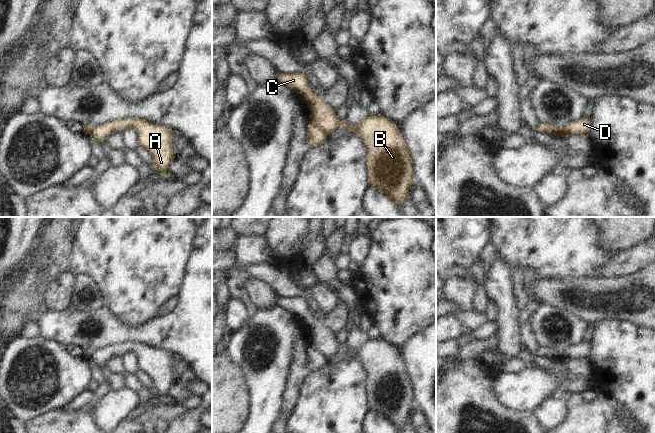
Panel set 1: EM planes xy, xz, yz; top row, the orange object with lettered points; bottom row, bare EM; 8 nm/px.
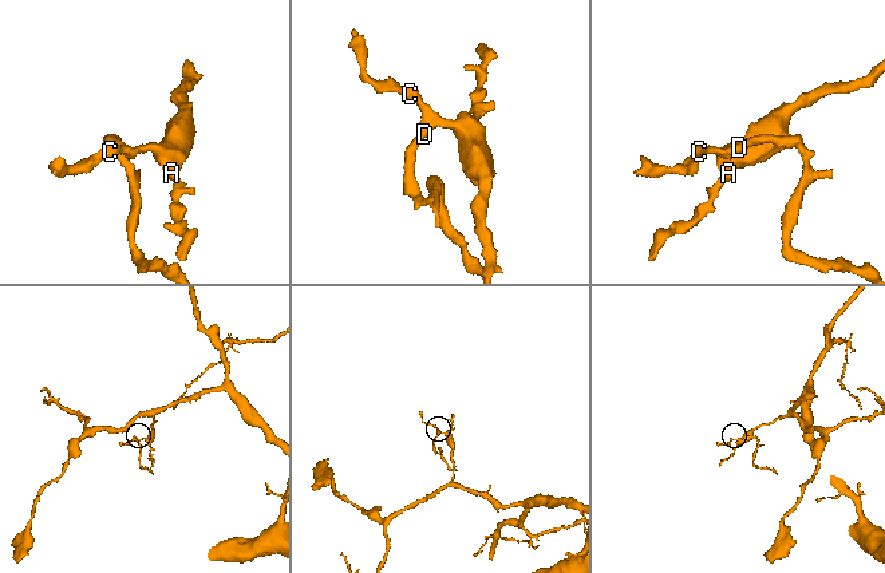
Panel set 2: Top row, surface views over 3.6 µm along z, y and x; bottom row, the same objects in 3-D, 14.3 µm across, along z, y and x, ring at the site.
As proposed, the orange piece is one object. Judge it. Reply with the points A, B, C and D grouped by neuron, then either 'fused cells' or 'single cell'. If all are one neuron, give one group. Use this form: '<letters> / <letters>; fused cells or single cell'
A B C / D; fused cells

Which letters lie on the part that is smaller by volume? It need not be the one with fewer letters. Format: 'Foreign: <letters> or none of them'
Foreign: D

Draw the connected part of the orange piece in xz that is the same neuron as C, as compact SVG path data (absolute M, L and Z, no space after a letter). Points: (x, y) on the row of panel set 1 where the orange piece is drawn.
M278 72L277 81L304 97L311 111L310 120L326 134L341 128L347 131L352 130L354 134L361 137L367 148L367 178L371 186L386 194L396 204L402 205L405 202L411 185L415 183L413 162L409 156L401 131L392 120L380 113L377 115L369 115L358 125L352 126L346 119L340 121L335 114L335 109L329 107L324 102L323 97L313 92L304 73Z

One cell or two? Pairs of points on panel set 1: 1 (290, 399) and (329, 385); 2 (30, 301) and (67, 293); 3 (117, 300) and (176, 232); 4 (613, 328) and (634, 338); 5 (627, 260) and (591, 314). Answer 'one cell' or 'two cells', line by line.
1: two cells
2: two cells
3: one cell
4: one cell
5: two cells

